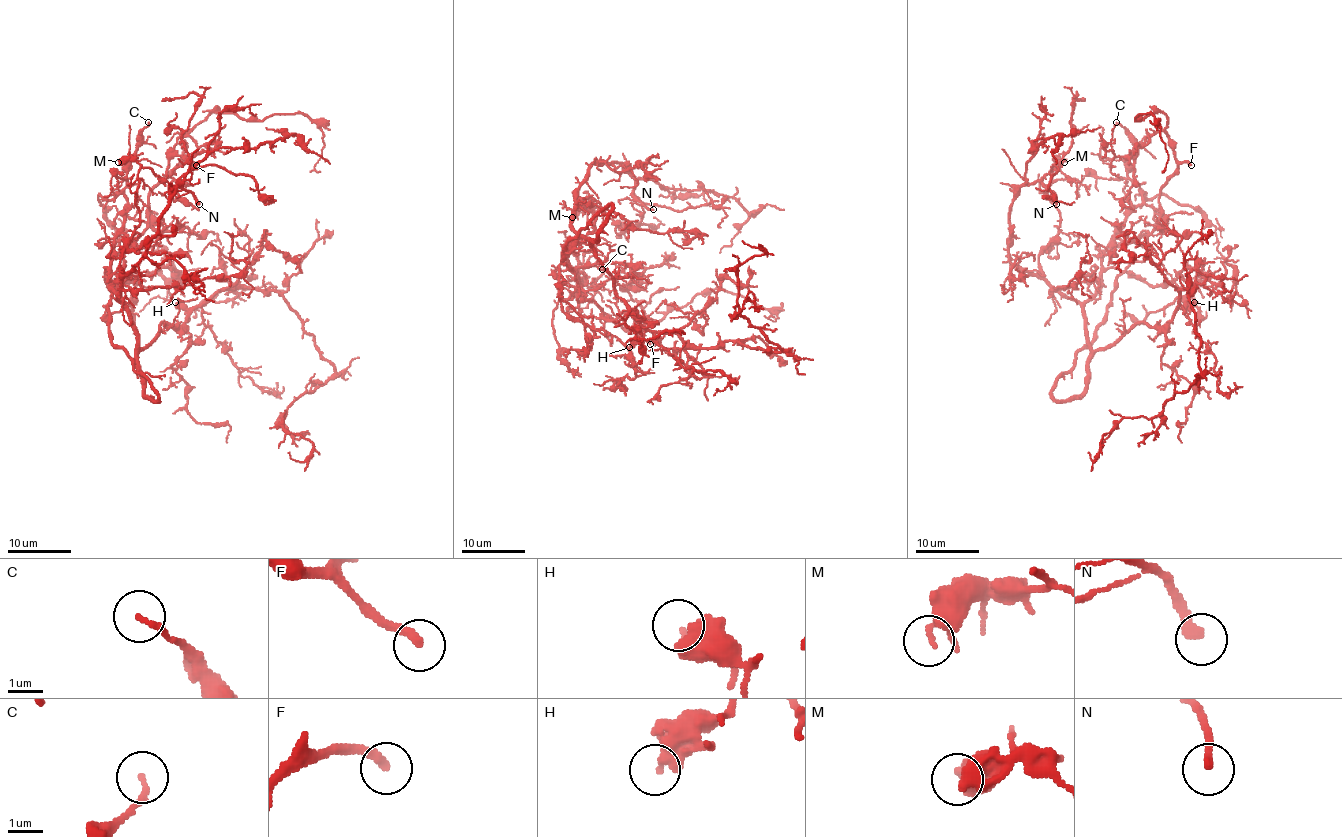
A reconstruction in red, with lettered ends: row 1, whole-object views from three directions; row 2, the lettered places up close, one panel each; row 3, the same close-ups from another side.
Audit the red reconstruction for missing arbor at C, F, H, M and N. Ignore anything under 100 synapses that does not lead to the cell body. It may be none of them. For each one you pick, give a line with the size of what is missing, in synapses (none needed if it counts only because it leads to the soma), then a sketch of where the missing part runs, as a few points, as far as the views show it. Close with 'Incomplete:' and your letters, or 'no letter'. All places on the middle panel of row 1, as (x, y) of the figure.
F: 180 syn | (650, 344), (673, 353), (623, 378), (599, 364), (588, 361), (580, 366), (585, 353), (591, 347), (599, 347)
Incomplete: F

